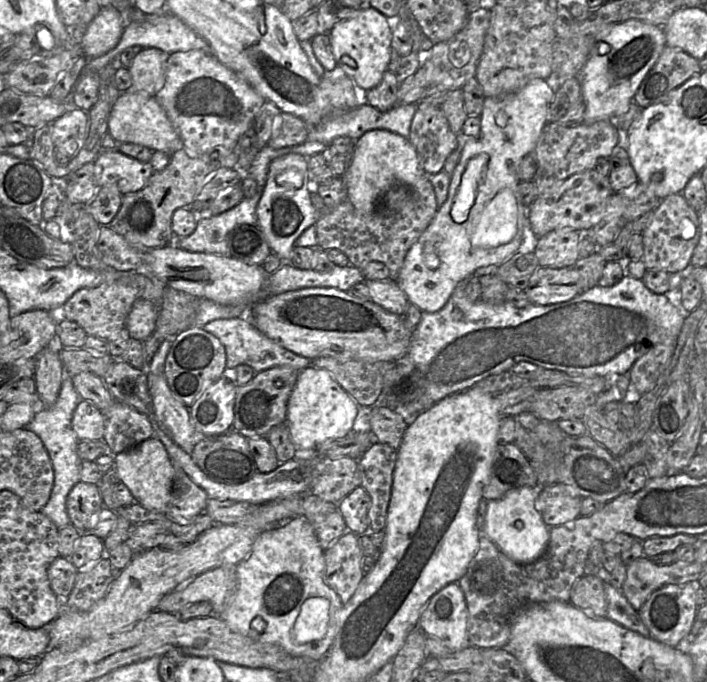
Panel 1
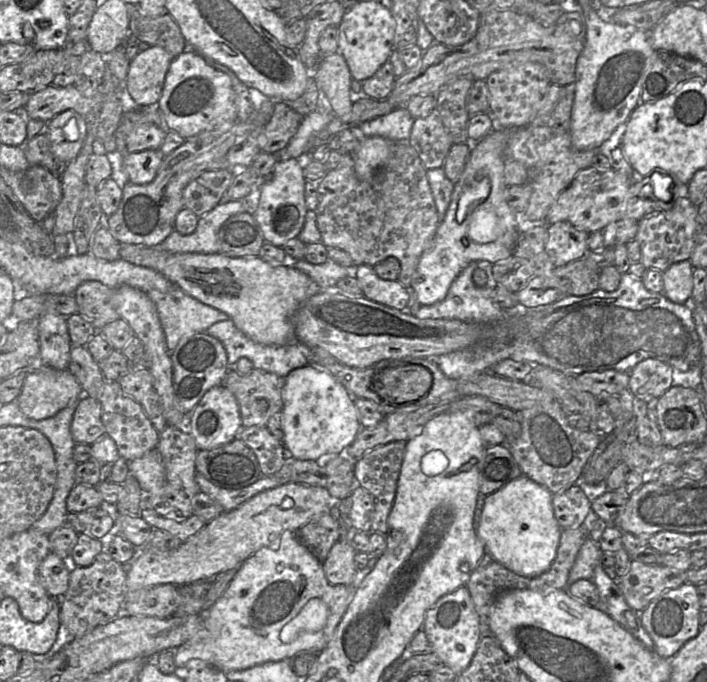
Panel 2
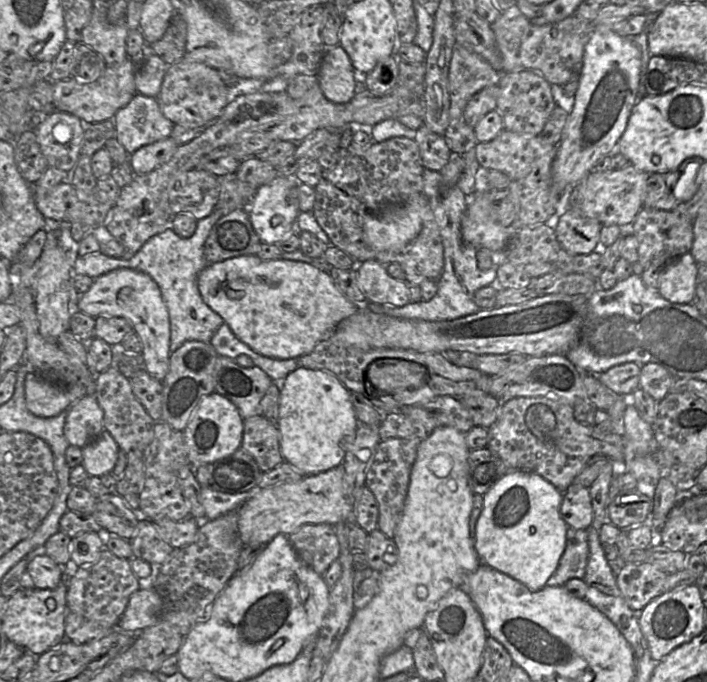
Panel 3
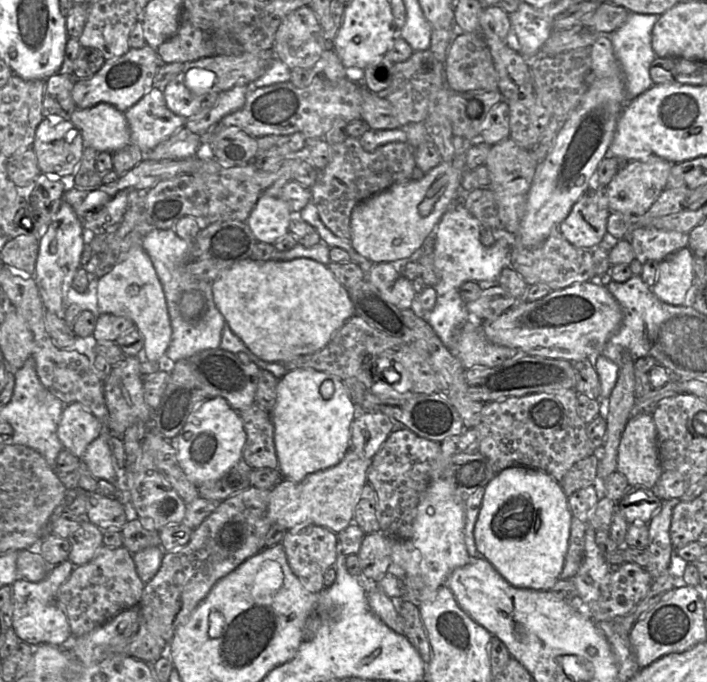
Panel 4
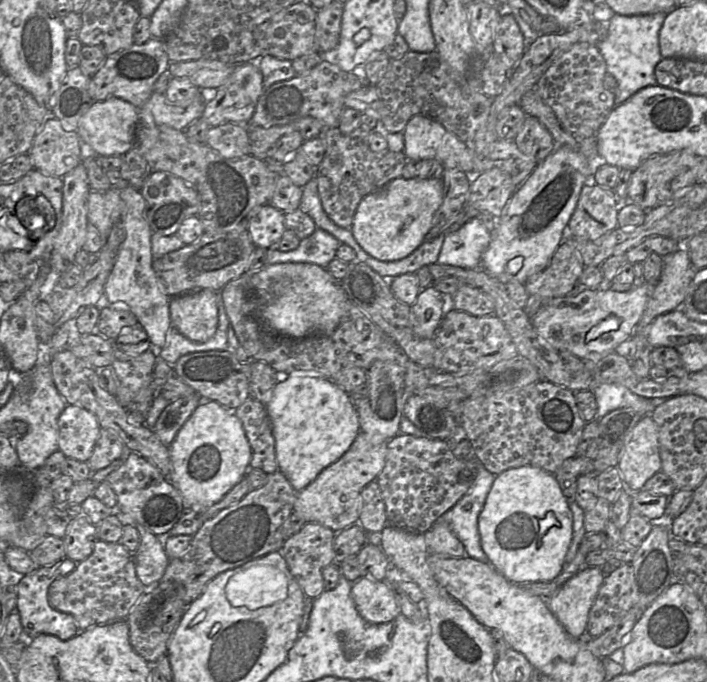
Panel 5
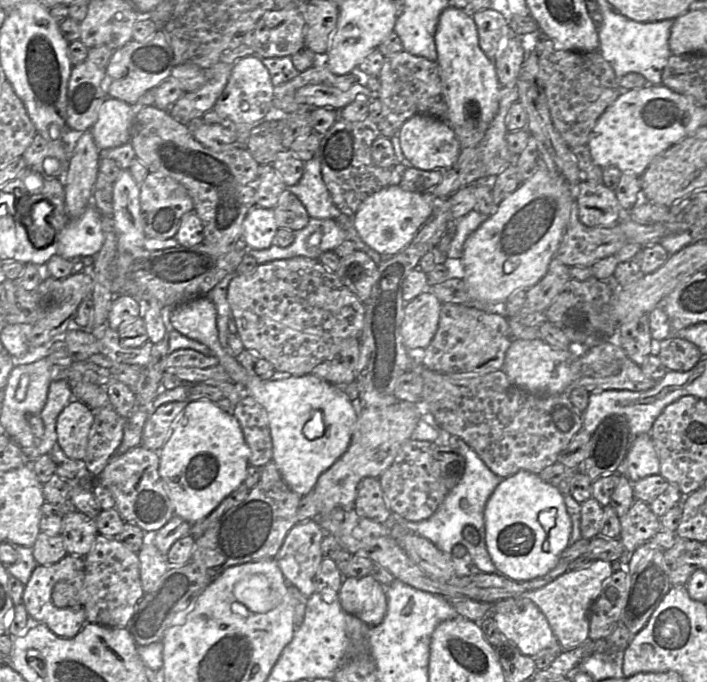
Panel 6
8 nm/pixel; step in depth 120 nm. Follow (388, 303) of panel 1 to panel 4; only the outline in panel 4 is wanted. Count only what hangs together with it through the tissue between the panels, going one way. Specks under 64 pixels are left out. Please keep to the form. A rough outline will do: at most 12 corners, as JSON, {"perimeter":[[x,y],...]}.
{"perimeter":[[391,262],[365,278],[398,308],[416,297],[412,281]]}

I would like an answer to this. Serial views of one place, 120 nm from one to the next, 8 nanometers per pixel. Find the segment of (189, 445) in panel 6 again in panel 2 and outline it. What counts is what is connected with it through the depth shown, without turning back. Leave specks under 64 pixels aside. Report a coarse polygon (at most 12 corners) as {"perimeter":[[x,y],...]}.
{"perimeter":[[209,389],[186,419],[199,450],[231,442],[241,428],[237,399]]}

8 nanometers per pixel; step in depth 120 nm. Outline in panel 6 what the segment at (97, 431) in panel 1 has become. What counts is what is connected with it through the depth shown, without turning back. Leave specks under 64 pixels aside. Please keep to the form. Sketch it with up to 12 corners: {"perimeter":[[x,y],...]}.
{"perimeter":[[72,399],[56,422],[57,444],[84,460],[94,412]]}

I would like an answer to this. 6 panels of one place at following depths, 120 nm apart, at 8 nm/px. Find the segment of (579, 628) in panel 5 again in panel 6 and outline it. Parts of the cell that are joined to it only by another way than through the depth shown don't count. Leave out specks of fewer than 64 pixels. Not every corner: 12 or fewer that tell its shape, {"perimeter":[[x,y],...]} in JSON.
{"perimeter":[[600,559],[527,598],[563,651],[589,639],[590,608],[613,573]]}

